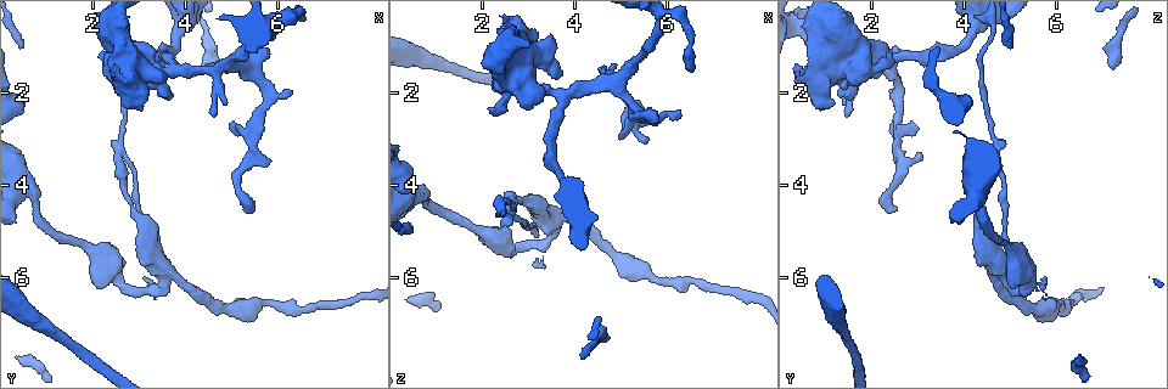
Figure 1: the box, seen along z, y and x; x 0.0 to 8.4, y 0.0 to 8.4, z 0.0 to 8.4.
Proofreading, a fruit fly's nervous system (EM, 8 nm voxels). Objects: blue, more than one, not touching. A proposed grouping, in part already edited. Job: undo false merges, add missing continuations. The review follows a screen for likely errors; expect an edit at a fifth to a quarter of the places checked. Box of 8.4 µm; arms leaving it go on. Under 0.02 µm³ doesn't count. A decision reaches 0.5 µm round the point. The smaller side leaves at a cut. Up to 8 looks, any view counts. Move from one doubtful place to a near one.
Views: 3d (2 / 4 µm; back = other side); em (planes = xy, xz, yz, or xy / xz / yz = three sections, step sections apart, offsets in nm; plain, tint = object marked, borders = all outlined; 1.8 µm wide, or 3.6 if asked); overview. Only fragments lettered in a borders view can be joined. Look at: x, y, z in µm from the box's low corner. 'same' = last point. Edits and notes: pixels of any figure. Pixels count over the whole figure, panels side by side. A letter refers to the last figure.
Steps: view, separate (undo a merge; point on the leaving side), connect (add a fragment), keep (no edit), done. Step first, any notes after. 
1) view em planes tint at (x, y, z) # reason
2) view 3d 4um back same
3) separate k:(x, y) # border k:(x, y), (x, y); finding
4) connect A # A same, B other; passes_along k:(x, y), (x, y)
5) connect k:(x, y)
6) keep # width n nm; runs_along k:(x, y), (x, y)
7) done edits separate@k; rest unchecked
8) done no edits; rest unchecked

view 3d 4um at (4.95, 2.75, 3.05) # free end

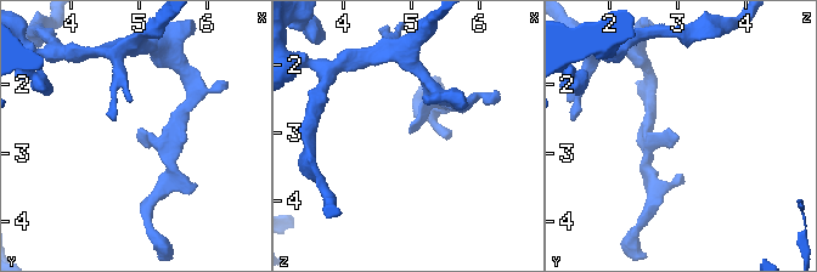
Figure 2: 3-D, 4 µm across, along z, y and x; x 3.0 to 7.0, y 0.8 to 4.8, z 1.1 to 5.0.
view em planes tint at (5.00, 2.80, 3.00)

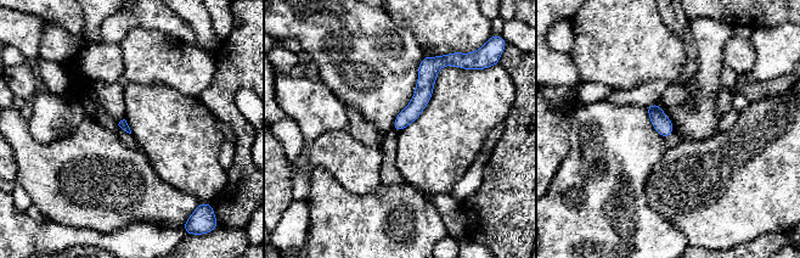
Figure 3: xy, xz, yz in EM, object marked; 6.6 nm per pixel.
view em planes borders same # what lies round it

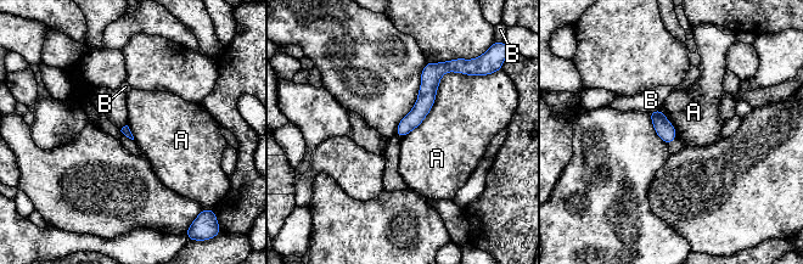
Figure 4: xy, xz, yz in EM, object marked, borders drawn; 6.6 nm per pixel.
keep # A other, B other; runs_along 4:(428, 67), (424, 106), (400, 133); none of them fits

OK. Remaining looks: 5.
view em planes borders at (2.55, 3.30, 4.70) # sudden change in width

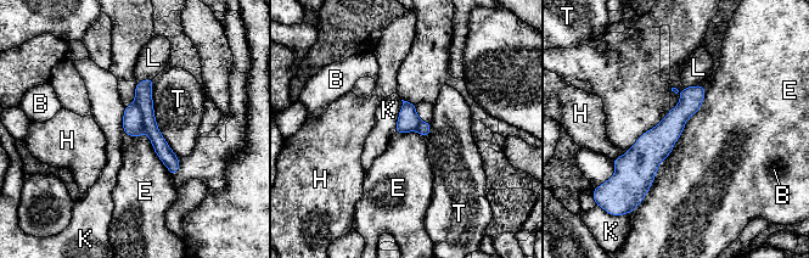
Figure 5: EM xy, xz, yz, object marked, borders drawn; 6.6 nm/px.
separate 5:(144, 100) # width 140 nm; longest_contact T 550 nm; B other, E other, H other, K other, L other, T other; two cells meet here

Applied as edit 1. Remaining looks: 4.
view 3d 2um at (5.45, 4.50, 2.40) # branch stops here

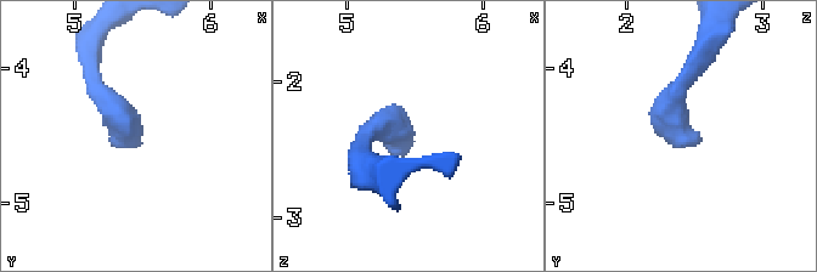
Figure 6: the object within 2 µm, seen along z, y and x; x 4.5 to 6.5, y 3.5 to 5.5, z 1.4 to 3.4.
view em planes borders at (5.50, 4.54, 2.42) # need the tissue

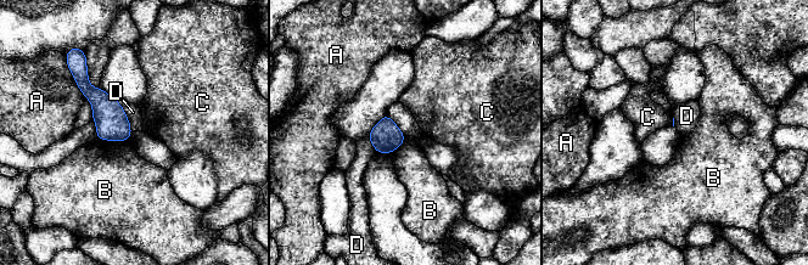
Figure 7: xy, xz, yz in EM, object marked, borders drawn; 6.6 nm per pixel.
keep # longest_contact D 260 nm; A other, B other, C other, D other; border 7:(113, 97), (122, 107), (132, 130); none of them fits

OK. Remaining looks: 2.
done edits separate@5; rest unchecked

